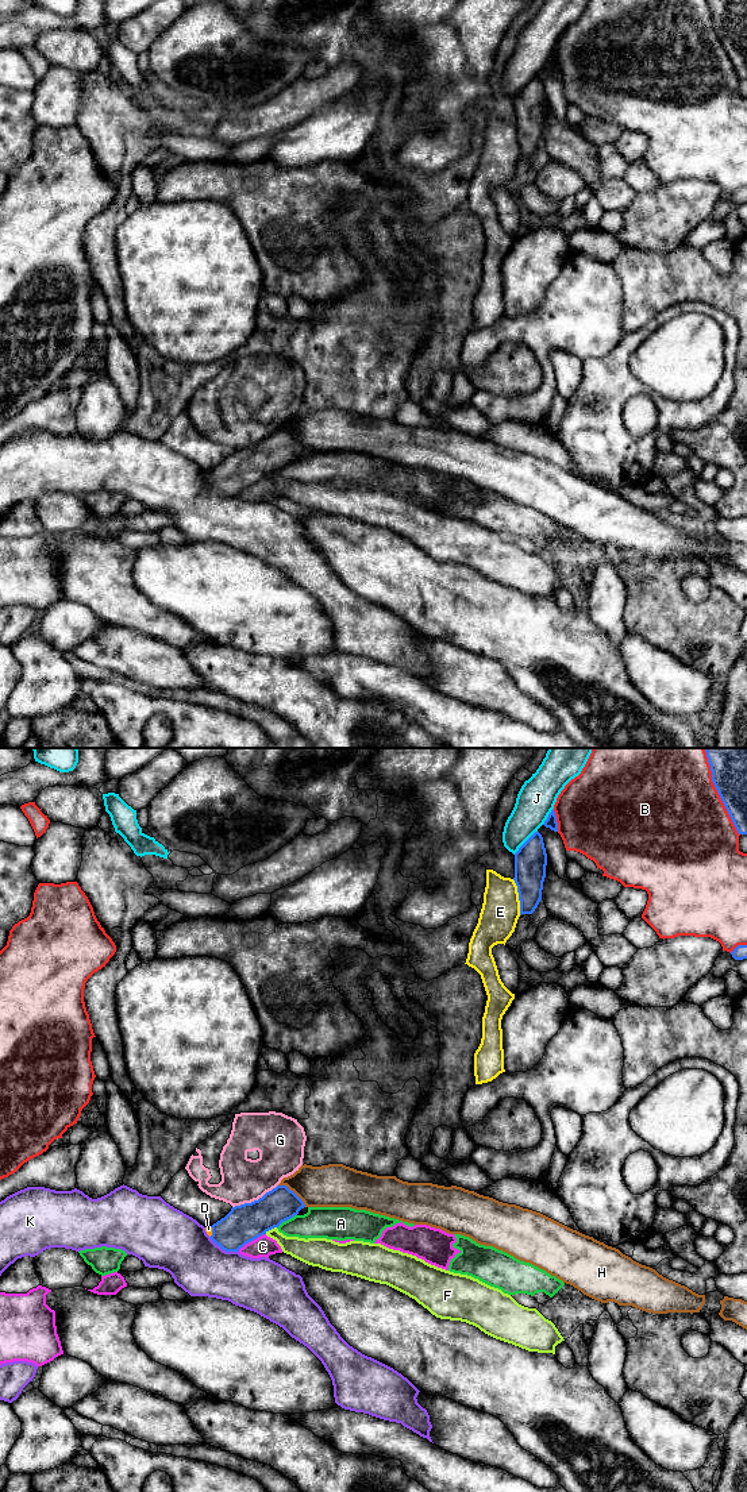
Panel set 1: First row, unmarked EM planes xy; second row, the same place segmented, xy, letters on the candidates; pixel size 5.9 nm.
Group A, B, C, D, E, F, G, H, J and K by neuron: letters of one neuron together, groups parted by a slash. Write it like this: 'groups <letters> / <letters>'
groups A / B / C / D / E / F / G / H / J / K

